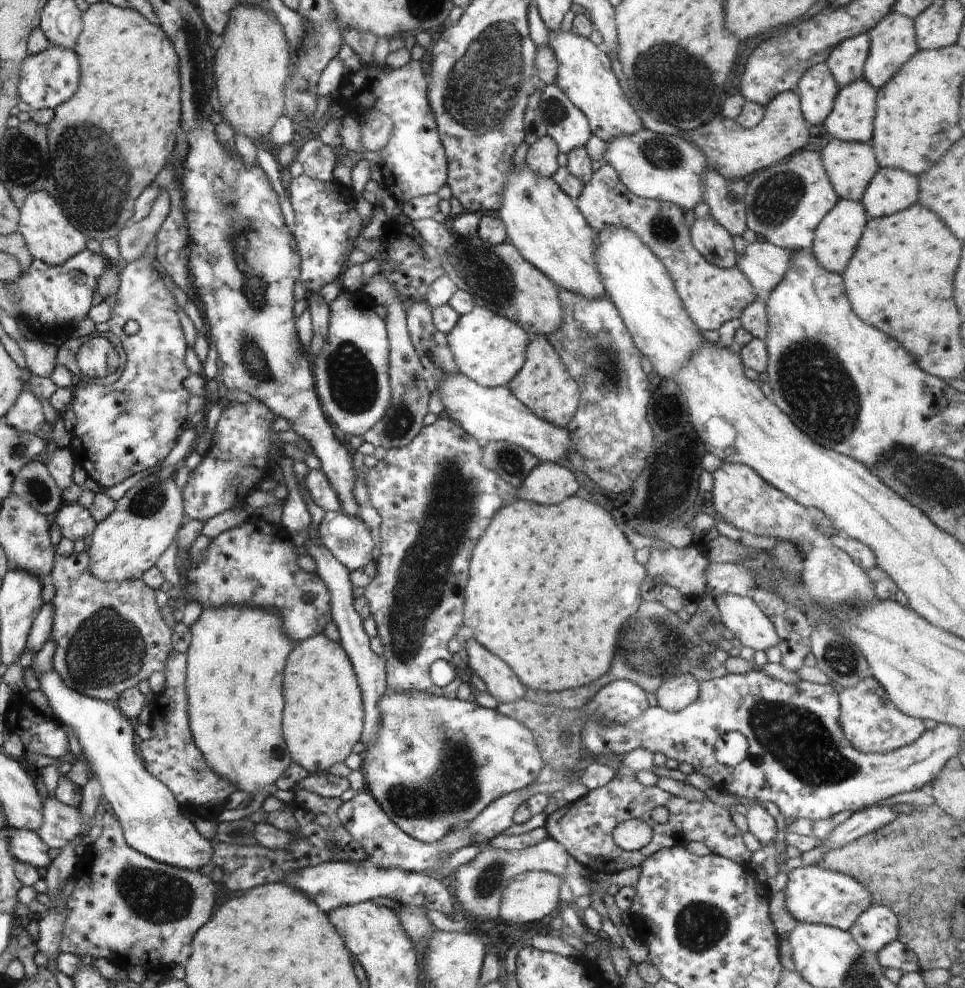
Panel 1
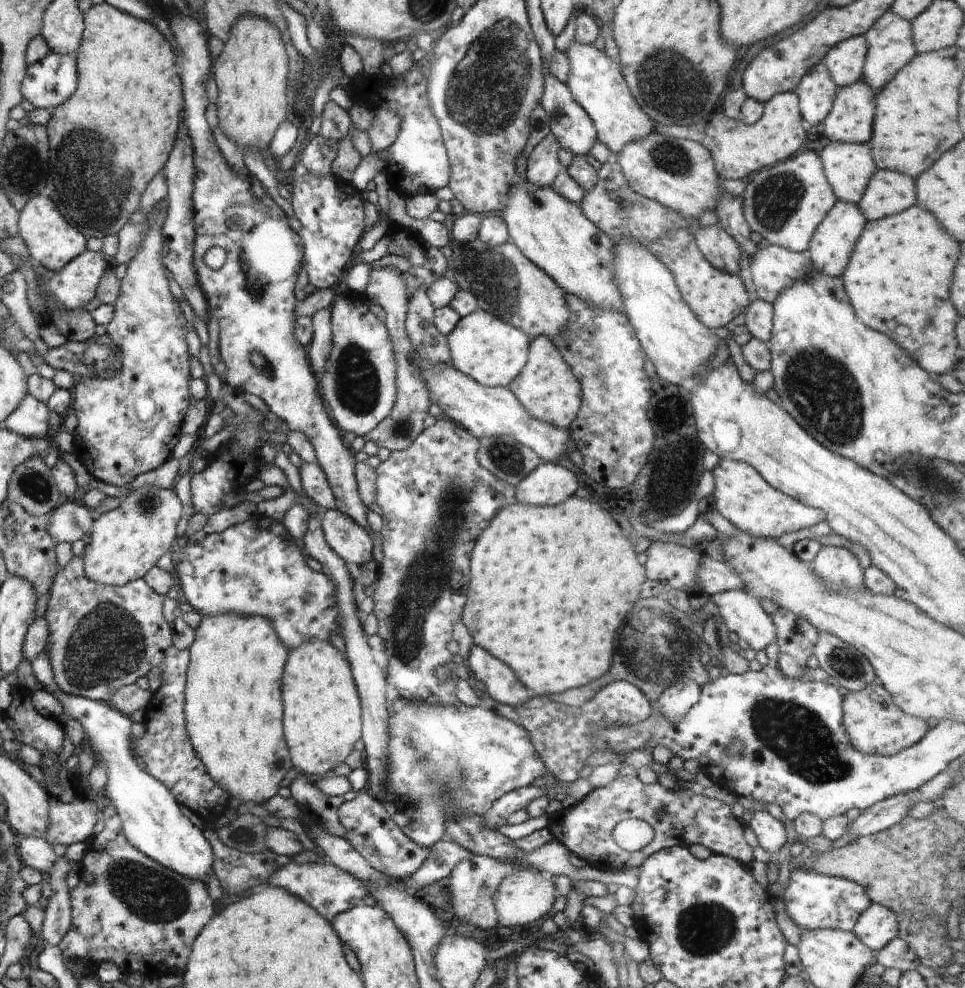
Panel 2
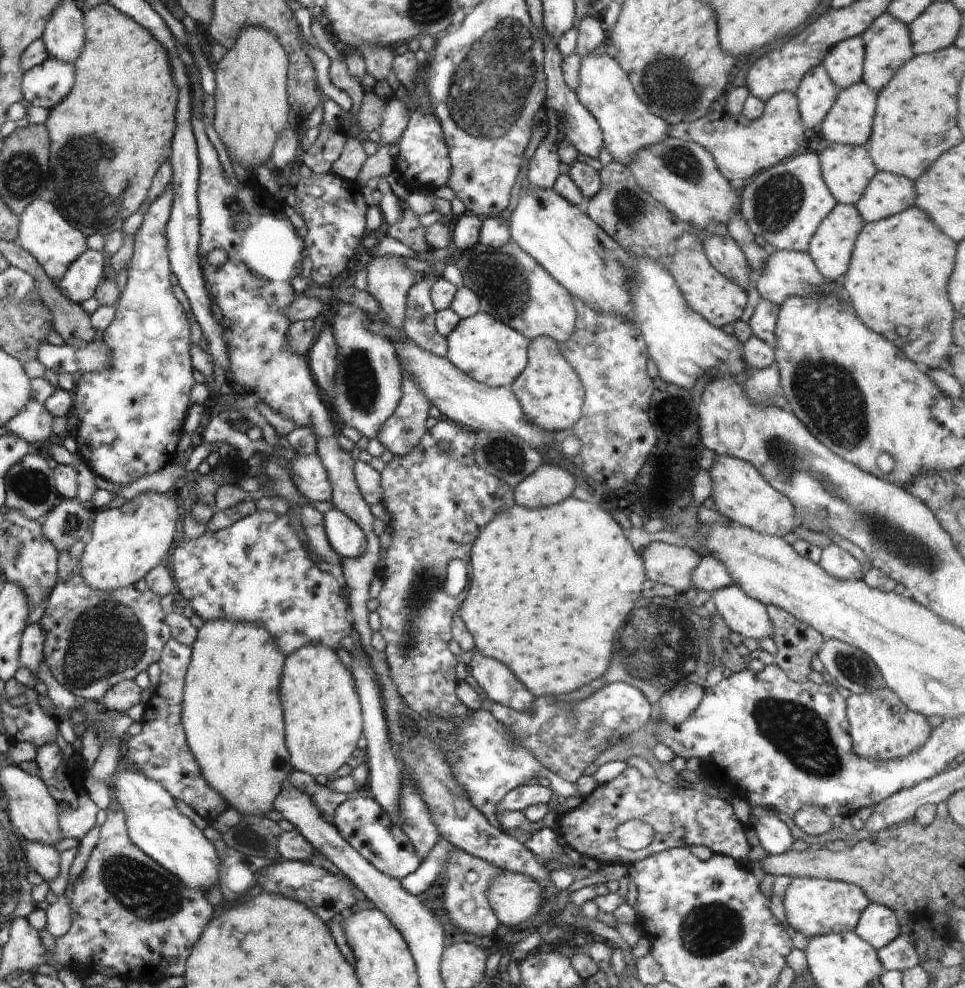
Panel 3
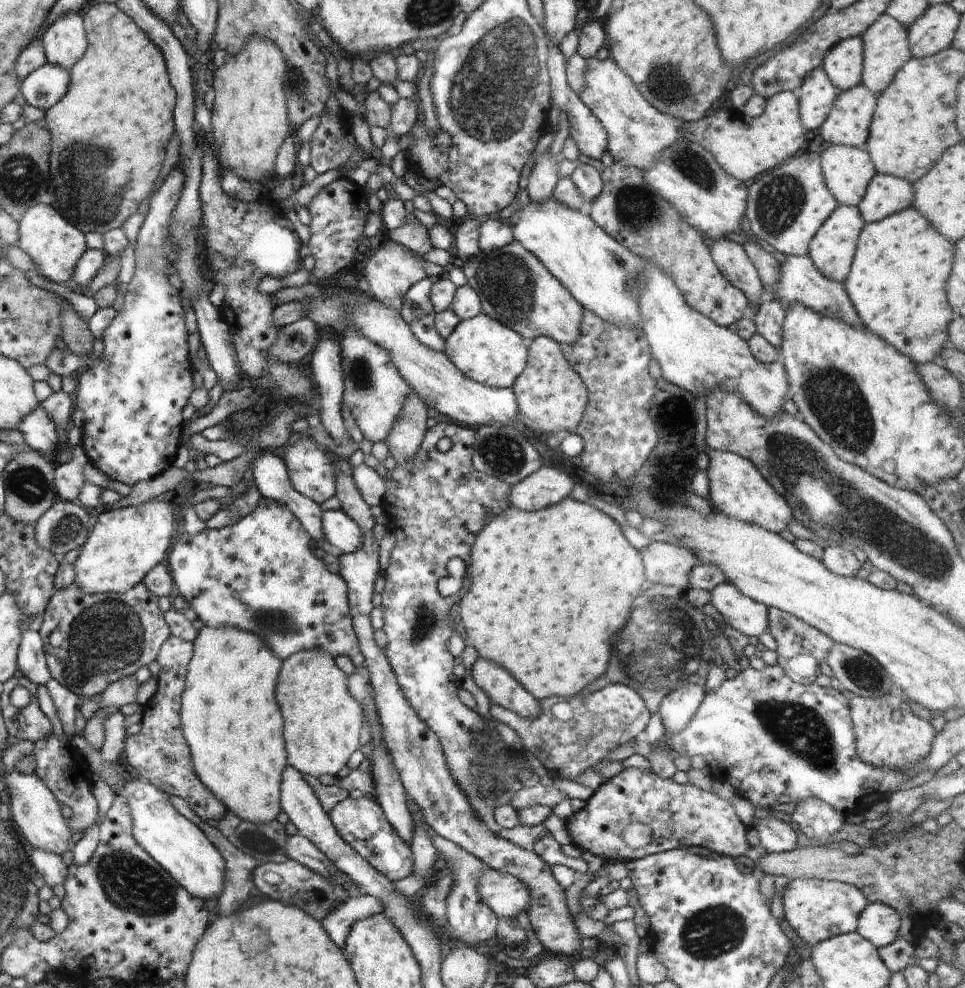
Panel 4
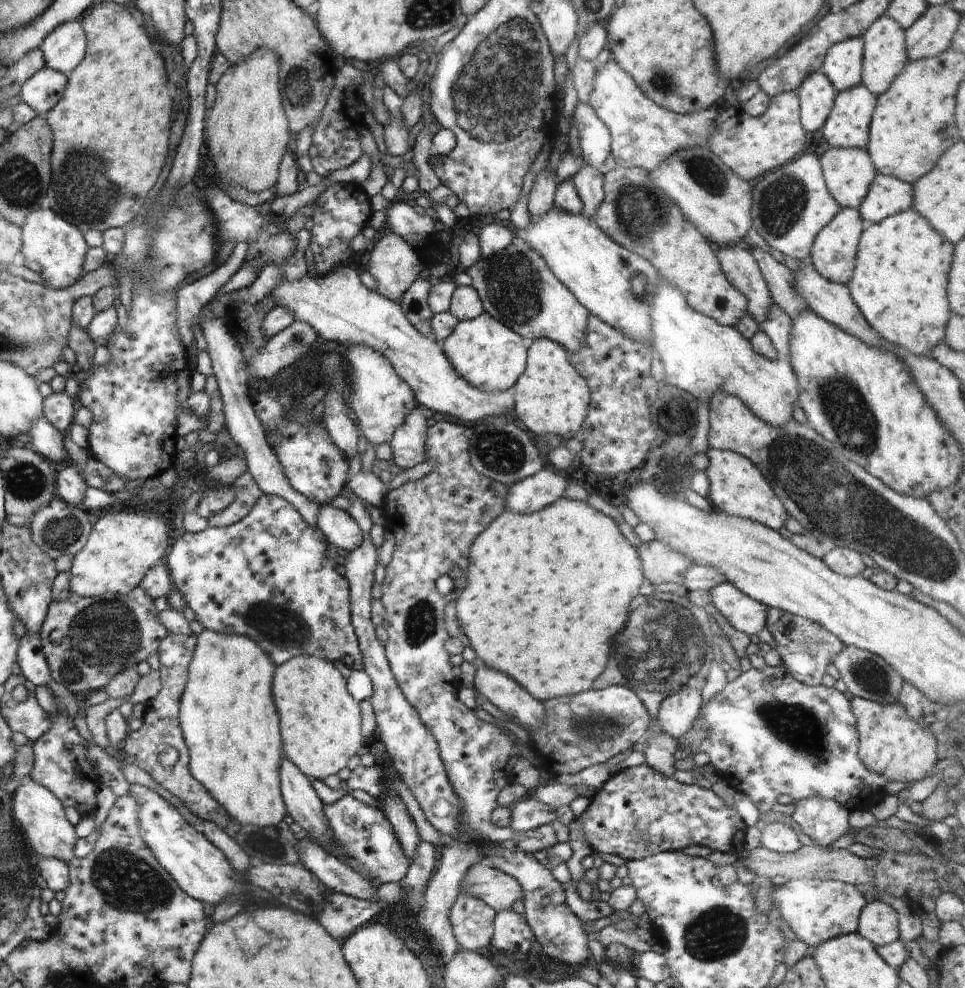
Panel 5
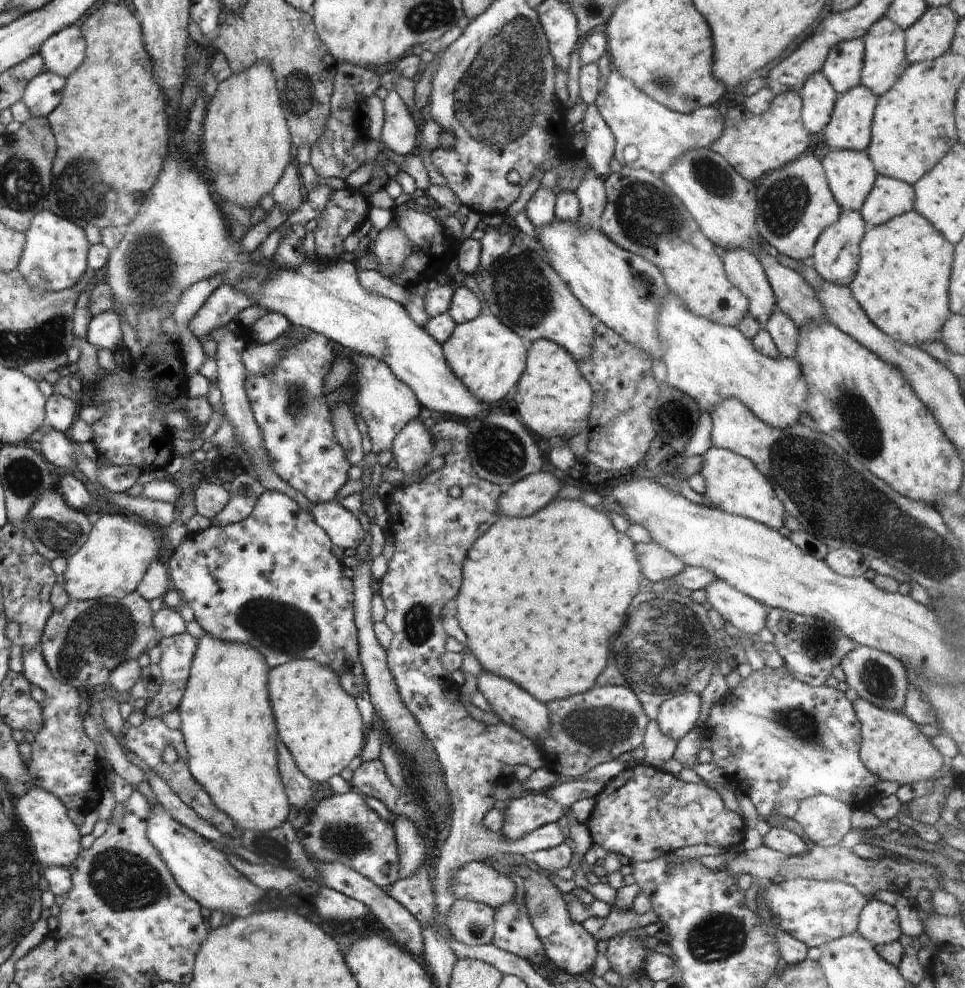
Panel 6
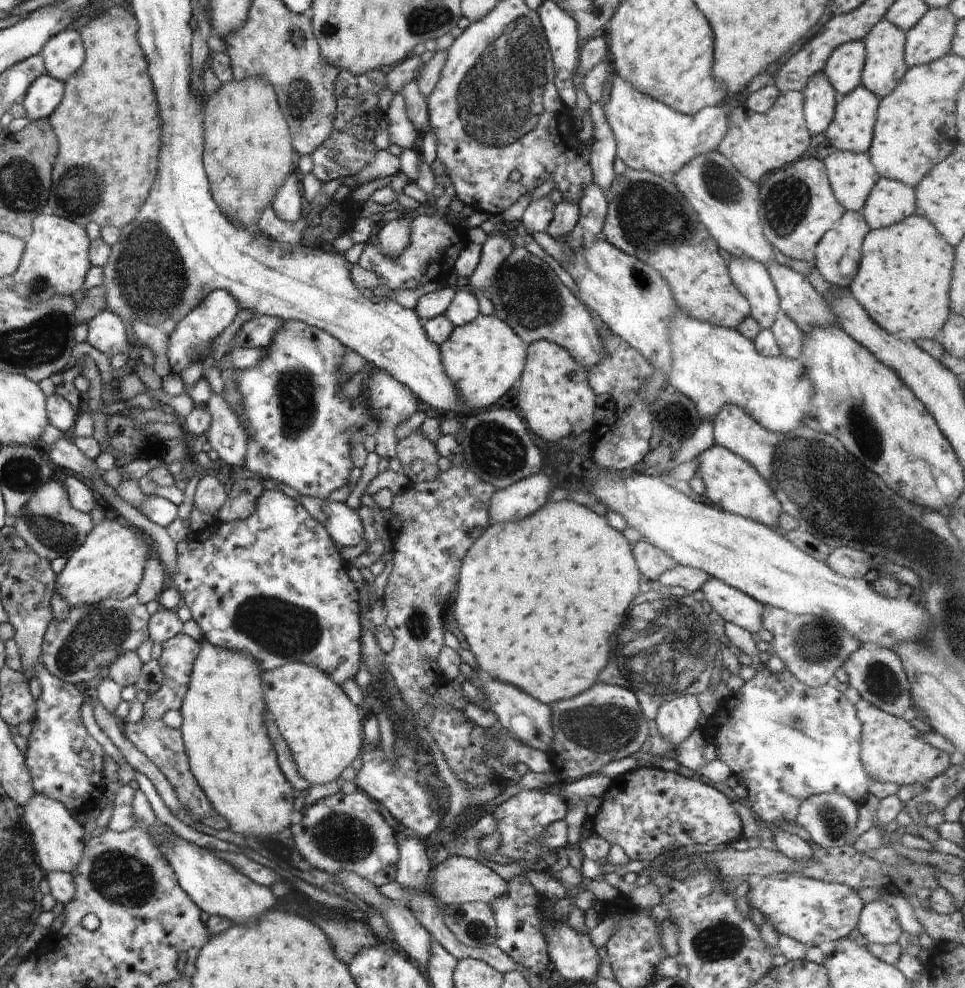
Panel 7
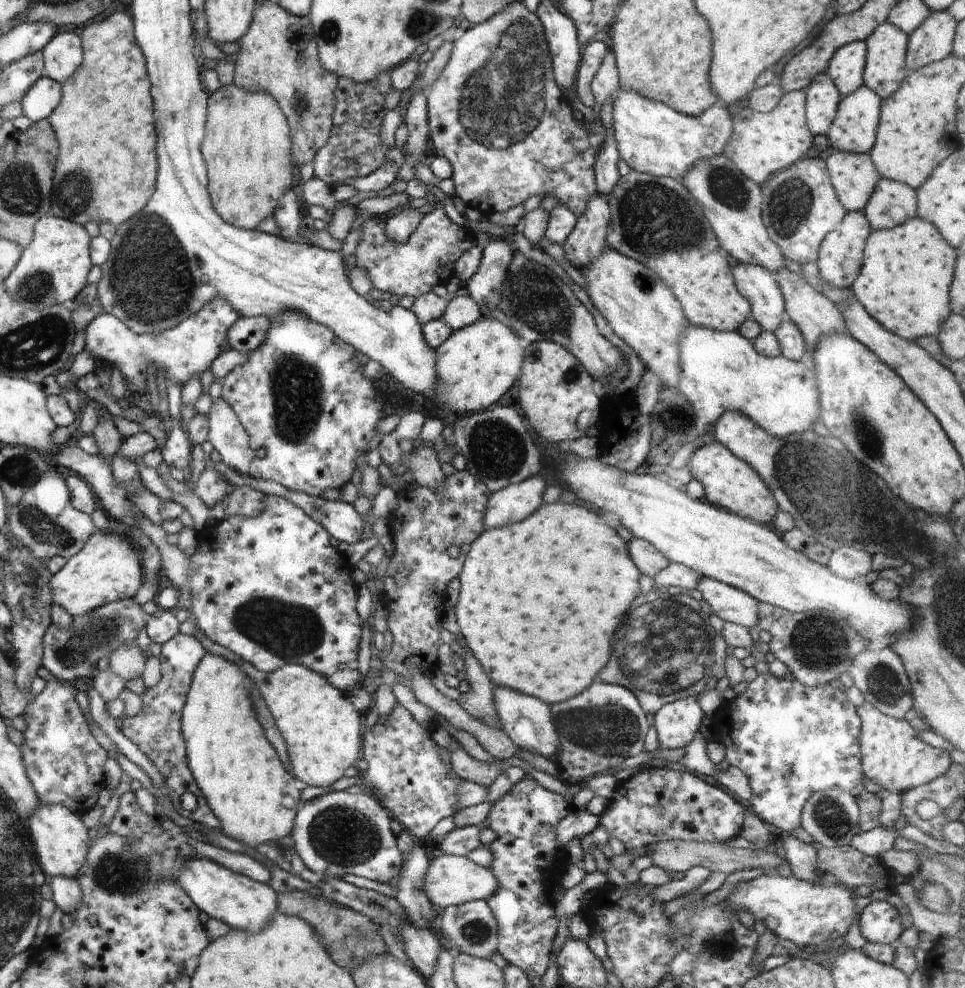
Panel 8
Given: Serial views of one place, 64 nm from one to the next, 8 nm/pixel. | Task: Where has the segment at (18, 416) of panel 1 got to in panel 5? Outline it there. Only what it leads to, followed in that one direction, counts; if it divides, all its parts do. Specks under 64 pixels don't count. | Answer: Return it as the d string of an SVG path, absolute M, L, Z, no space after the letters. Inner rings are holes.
M40 418L35 422L31 430L28 430L32 437L29 446L42 455L50 462L60 464L60 462L69 462L68 453L62 441L63 433L54 428L48 420Z

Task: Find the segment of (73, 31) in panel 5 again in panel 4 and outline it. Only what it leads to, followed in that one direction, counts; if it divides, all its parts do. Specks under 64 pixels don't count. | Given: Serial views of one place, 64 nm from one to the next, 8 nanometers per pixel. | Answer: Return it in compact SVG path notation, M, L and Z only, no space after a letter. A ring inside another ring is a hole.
M68 12L56 18L43 30L41 42L49 64L71 70L88 48L83 17L79 12Z

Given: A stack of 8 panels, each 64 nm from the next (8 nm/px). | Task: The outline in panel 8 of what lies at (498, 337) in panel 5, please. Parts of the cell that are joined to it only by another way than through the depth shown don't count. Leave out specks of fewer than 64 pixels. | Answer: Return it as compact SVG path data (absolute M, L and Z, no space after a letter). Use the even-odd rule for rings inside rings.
M481 316L470 326L454 331L435 348L438 382L432 401L438 413L444 410L458 414L478 412L498 402L520 378L524 351L513 330L489 316Z

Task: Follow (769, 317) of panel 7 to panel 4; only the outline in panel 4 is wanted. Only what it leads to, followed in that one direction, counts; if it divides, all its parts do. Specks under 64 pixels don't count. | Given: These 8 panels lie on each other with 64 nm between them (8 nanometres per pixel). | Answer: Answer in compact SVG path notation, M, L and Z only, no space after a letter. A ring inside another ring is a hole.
M726 237L708 241L708 244L711 259L720 274L748 298L750 305L759 306L760 298L766 291L744 248Z

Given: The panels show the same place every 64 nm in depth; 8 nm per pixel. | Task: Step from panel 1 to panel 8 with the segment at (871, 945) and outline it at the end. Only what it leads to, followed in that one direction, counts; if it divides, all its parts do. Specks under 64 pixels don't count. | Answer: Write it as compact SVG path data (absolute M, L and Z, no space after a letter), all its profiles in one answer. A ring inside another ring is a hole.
M873 901L866 905L859 921L862 936L881 945L898 942L905 928L899 911L887 901Z

